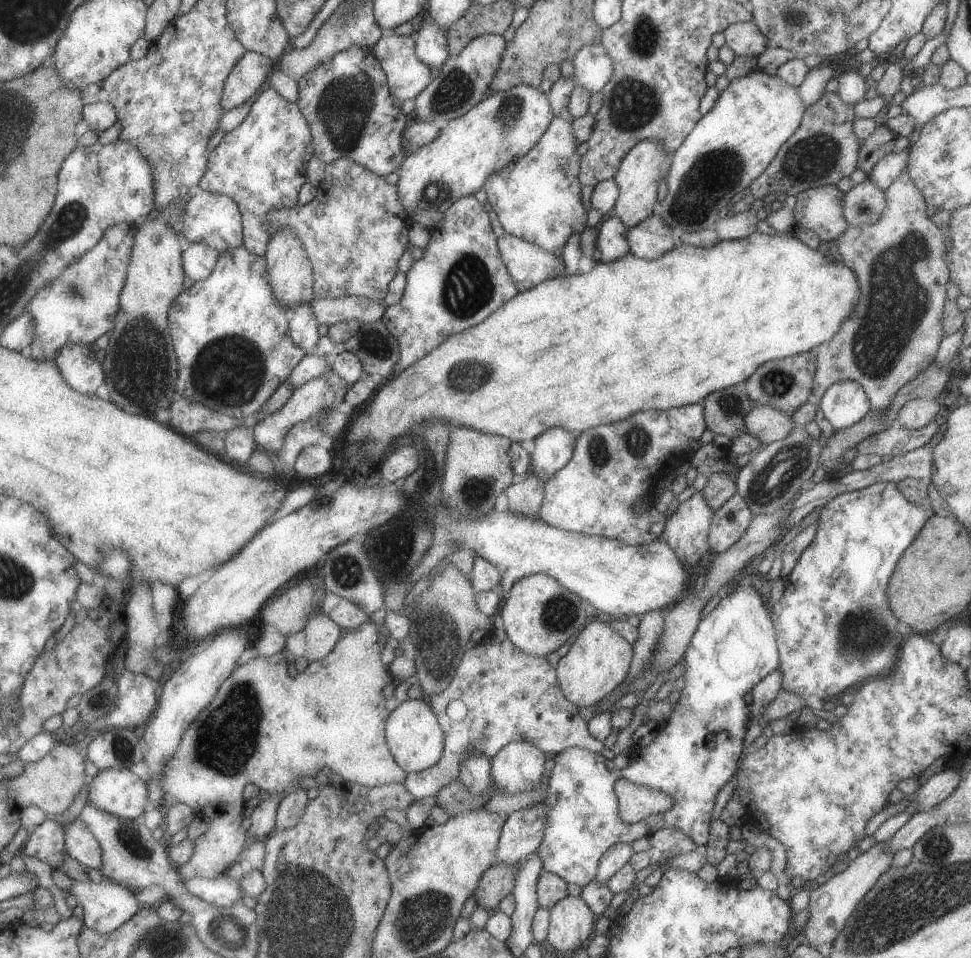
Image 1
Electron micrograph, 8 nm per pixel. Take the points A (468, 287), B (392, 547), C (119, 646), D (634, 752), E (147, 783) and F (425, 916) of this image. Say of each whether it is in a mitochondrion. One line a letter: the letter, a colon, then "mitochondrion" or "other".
A: mitochondrion
B: mitochondrion
C: other
D: other
E: other
F: mitochondrion

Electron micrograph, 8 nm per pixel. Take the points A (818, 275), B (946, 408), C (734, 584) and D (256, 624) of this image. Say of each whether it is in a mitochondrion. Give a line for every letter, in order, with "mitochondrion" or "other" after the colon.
A: other
B: other
C: other
D: other

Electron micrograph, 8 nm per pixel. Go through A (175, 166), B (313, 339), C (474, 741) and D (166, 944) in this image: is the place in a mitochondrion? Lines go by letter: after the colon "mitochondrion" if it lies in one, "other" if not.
A: mitochondrion
B: other
C: mitochondrion
D: mitochondrion

